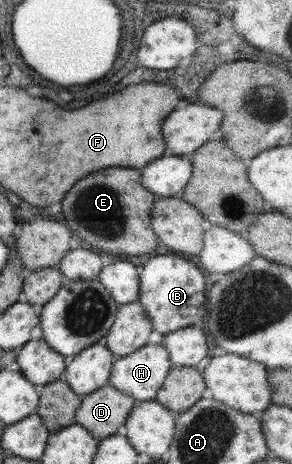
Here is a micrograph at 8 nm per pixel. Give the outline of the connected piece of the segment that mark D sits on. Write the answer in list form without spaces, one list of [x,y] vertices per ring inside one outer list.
[[[106,384],[81,396],[73,422],[86,429],[95,439],[112,436],[125,424],[136,401]]]

